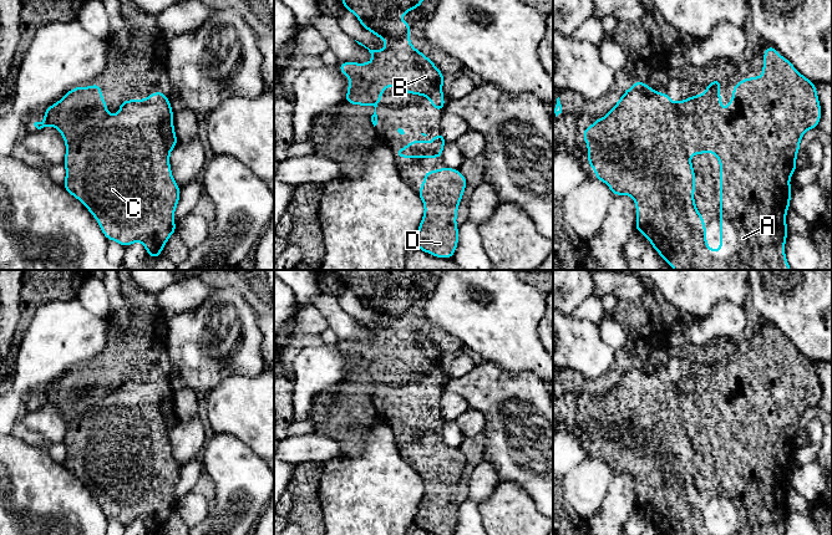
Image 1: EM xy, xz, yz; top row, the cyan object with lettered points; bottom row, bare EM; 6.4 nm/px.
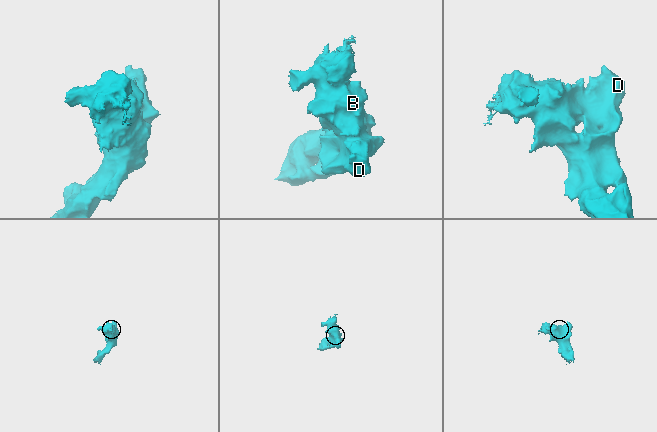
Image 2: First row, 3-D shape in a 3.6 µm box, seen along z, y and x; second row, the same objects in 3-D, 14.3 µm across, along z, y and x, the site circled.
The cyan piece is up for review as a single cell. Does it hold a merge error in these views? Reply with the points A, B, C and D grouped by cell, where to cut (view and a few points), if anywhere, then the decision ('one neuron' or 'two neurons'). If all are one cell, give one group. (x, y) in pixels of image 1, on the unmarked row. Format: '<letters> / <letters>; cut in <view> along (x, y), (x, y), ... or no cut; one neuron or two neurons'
A B C D; no cut; one neuron

